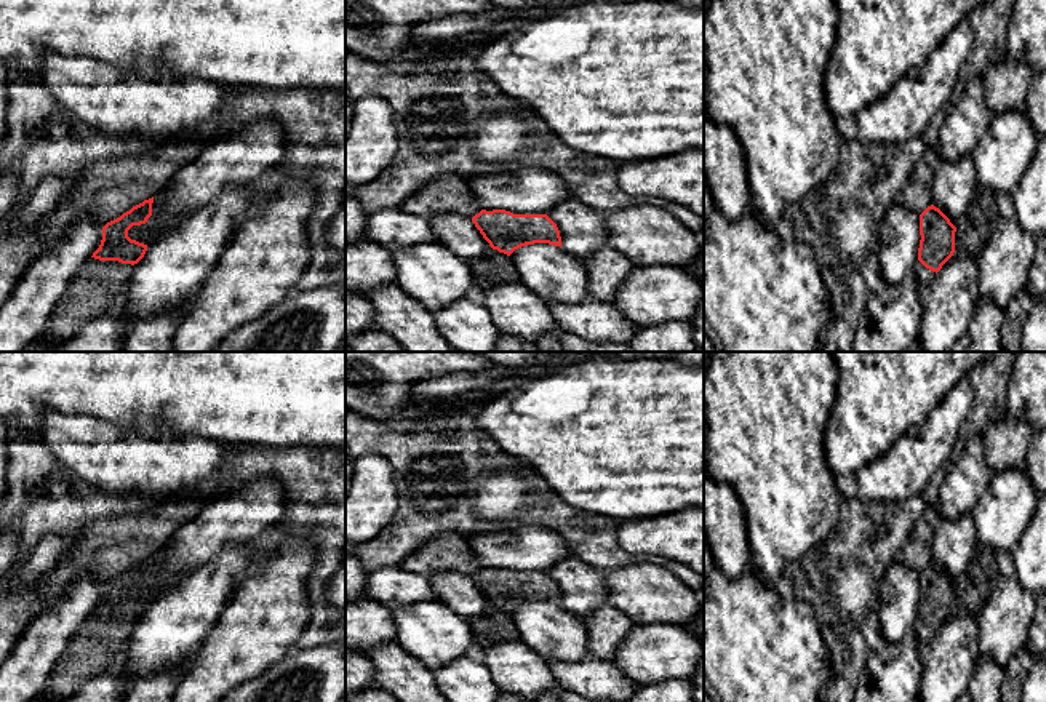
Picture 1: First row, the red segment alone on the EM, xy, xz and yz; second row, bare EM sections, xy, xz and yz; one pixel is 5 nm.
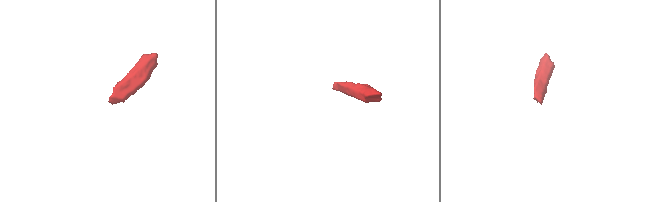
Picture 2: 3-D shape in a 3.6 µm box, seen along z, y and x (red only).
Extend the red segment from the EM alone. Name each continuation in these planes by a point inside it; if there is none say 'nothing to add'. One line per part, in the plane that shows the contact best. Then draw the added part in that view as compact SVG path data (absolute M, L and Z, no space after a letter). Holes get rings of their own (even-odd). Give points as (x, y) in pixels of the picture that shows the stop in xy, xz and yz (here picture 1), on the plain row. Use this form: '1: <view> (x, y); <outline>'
1: xy (99, 643); M91 616L70 638L48 678L50 694L38 702L62 702L86 681L117 665L126 649L131 622Z

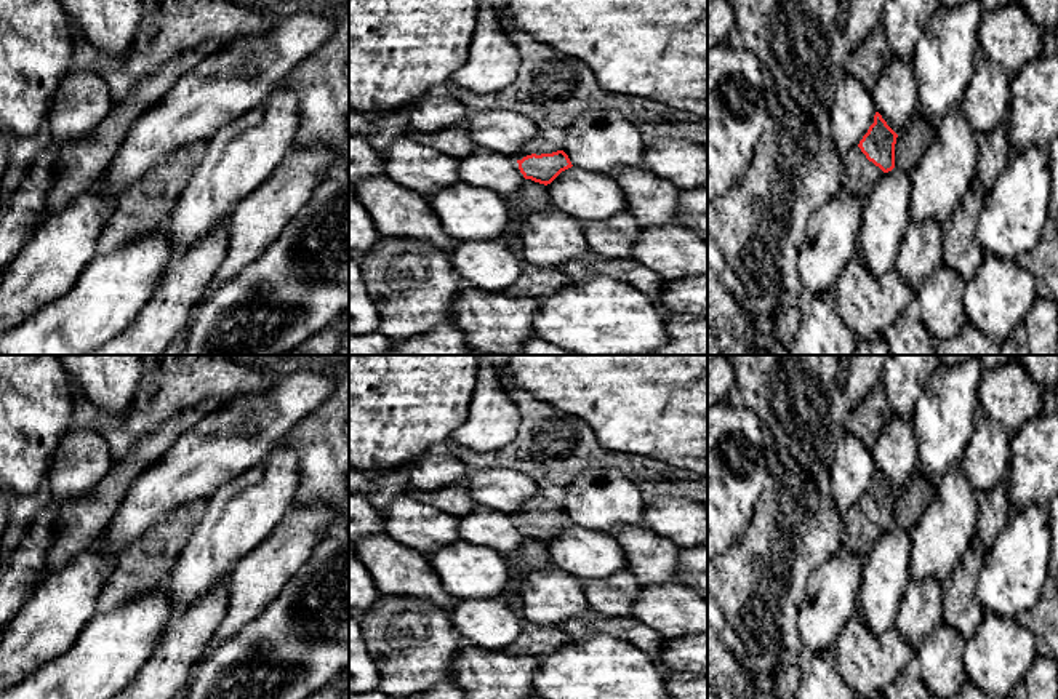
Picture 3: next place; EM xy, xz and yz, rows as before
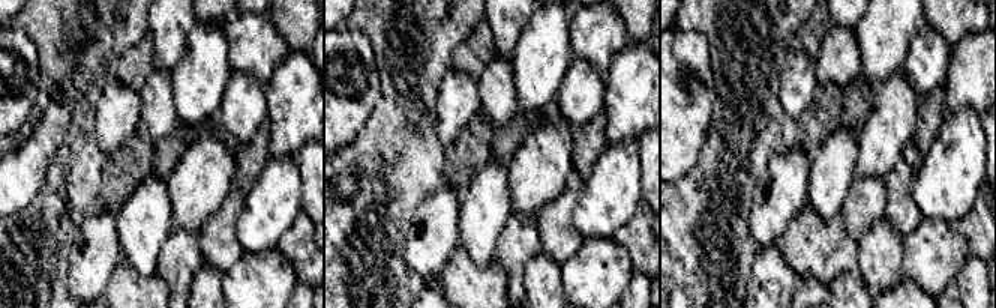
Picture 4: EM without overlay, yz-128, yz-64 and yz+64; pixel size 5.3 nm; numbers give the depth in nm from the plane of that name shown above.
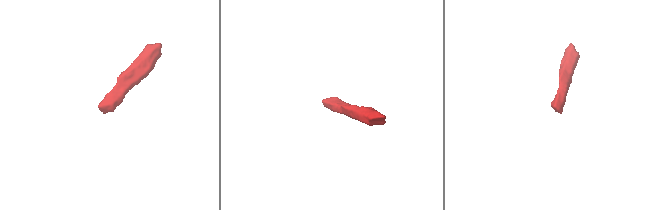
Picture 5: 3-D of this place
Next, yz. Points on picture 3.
1: yz (860, 535); M856 504L844 517L840 542L864 561L882 533L884 529L869 520Z

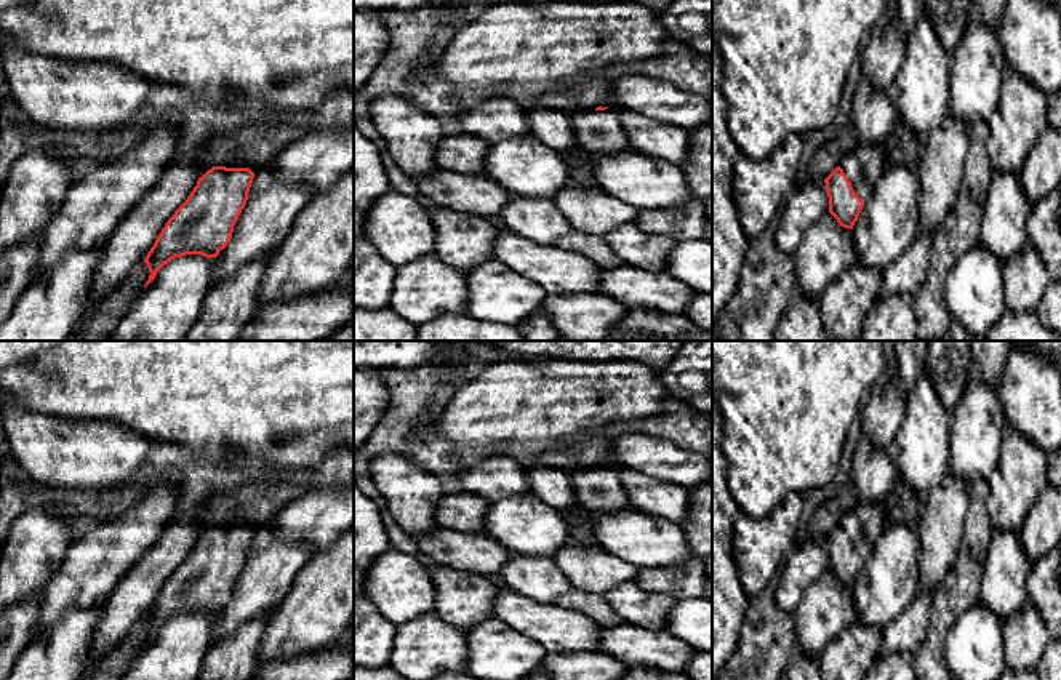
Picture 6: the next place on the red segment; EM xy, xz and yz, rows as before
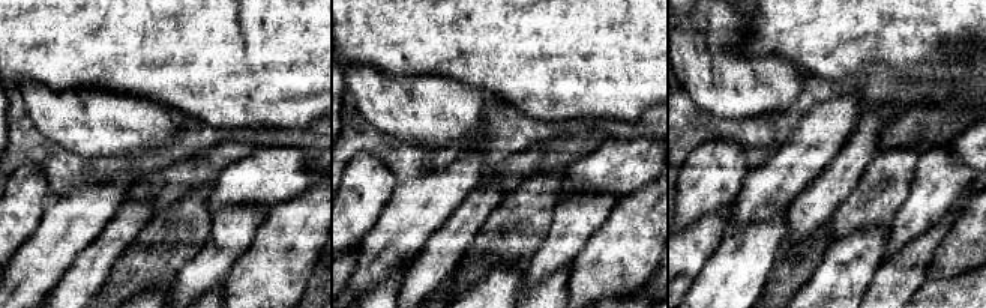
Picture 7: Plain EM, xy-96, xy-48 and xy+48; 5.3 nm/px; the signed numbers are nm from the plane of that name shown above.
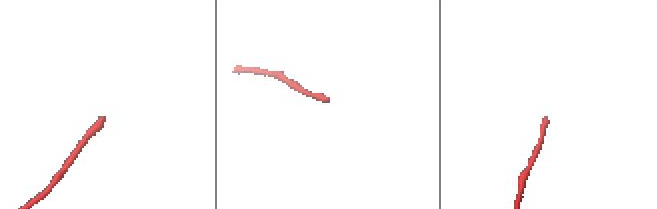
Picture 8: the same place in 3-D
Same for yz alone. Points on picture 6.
1: yz (863, 525); M858 504L851 512L842 517L840 526L847 533L855 552L863 558L869 558L874 544L882 534L883 504Z

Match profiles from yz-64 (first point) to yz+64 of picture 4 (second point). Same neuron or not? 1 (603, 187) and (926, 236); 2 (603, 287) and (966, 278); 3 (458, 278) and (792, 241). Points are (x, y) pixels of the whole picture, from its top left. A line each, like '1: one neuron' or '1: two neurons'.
1: two neurons
2: two neurons
3: one neuron

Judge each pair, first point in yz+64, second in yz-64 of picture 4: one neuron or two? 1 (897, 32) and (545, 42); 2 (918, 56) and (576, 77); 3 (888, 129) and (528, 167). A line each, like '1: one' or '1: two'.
1: one
2: one
3: one

